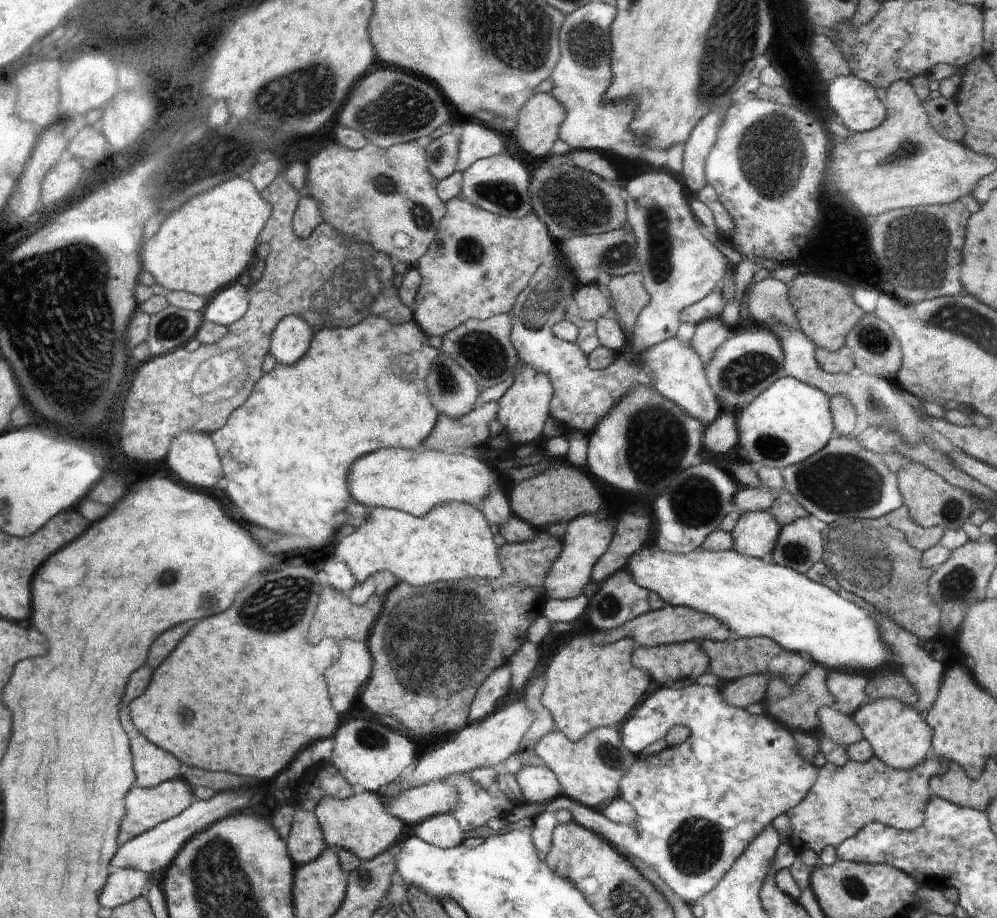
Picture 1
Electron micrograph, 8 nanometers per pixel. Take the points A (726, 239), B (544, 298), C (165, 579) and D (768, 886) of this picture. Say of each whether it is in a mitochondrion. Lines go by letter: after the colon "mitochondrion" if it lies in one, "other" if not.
A: other
B: mitochondrion
C: mitochondrion
D: other

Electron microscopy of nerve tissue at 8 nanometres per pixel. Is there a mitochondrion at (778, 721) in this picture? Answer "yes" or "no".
no

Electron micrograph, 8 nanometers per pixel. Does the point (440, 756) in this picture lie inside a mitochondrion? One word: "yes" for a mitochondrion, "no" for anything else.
no

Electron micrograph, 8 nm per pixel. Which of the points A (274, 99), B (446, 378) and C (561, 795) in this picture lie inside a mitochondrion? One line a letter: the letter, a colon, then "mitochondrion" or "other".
A: mitochondrion
B: mitochondrion
C: other

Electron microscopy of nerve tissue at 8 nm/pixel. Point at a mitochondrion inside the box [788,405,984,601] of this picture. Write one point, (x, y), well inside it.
(846, 482)

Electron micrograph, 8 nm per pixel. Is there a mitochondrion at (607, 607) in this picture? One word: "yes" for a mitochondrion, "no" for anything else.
yes

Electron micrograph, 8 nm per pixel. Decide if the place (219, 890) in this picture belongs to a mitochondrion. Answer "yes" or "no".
yes

